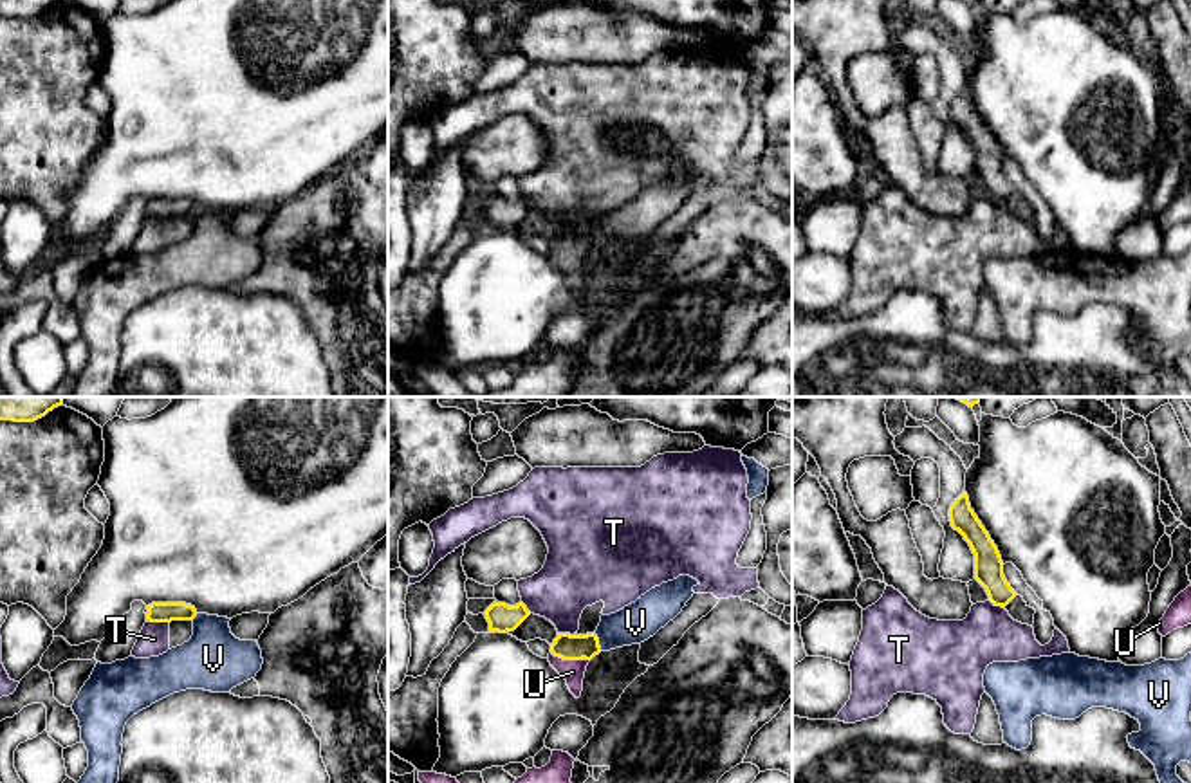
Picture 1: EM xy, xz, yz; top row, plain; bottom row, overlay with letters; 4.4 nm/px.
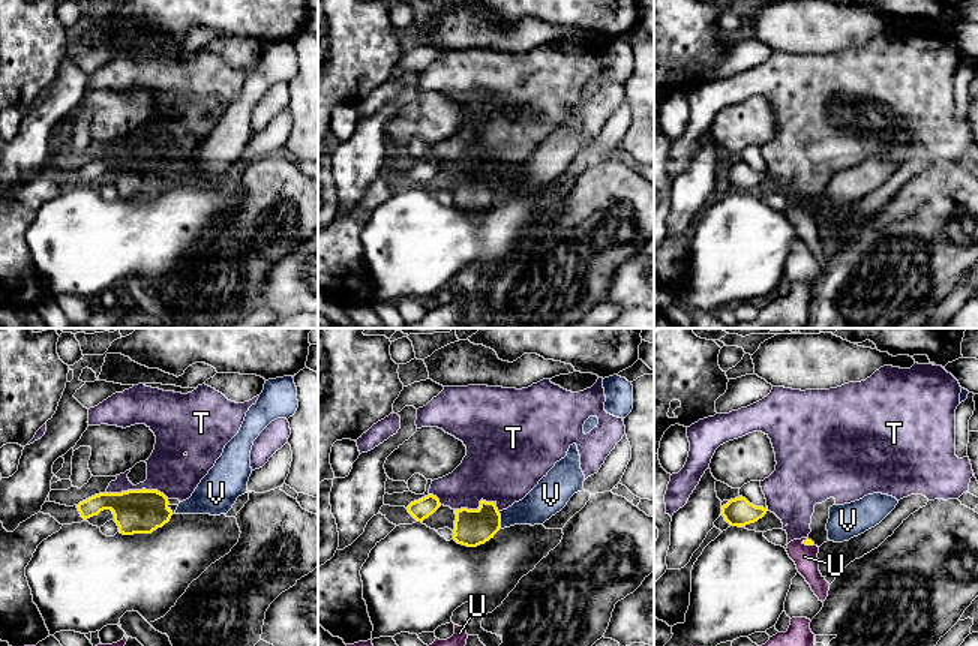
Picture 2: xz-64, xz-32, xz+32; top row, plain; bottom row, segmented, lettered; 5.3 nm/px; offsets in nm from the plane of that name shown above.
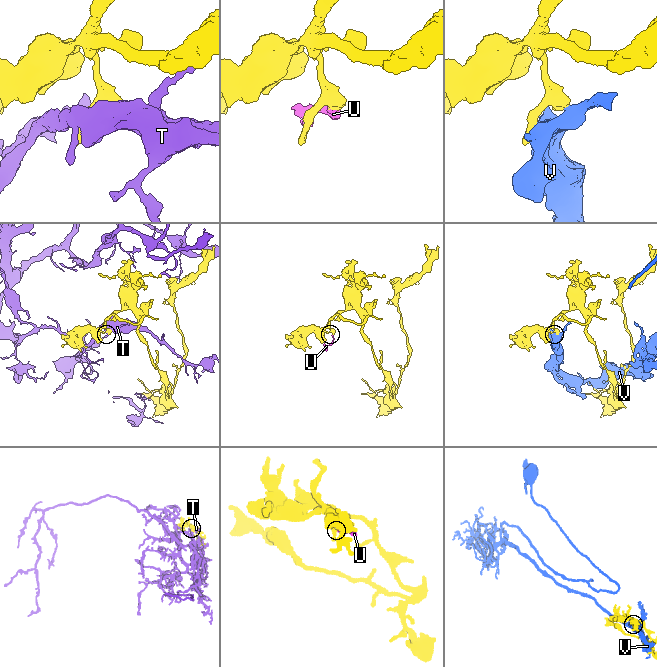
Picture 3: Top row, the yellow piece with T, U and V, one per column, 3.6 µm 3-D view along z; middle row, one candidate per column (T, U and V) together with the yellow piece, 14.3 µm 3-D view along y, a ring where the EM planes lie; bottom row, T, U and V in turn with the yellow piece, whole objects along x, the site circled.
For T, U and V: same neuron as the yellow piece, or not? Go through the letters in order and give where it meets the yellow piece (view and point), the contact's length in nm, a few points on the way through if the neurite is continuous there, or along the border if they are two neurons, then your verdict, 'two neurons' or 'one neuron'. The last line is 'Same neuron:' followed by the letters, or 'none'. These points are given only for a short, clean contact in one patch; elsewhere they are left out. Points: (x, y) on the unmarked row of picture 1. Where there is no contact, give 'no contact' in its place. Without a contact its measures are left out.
T: contact xy (159, 217); length 90 nm; two neurons
U: contact xz (571, 255); length 180 nm; way xz (567, 242), (571, 255), (572, 267); one neuron
V: contact xz (598, 239); length 90 nm; two neurons
Same neuron: U

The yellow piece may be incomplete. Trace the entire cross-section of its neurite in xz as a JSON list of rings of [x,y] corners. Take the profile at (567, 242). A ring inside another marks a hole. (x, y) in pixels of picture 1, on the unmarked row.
[[[558,229],[550,240],[549,258],[567,276],[570,289],[579,294],[588,258],[601,249],[596,229]]]

